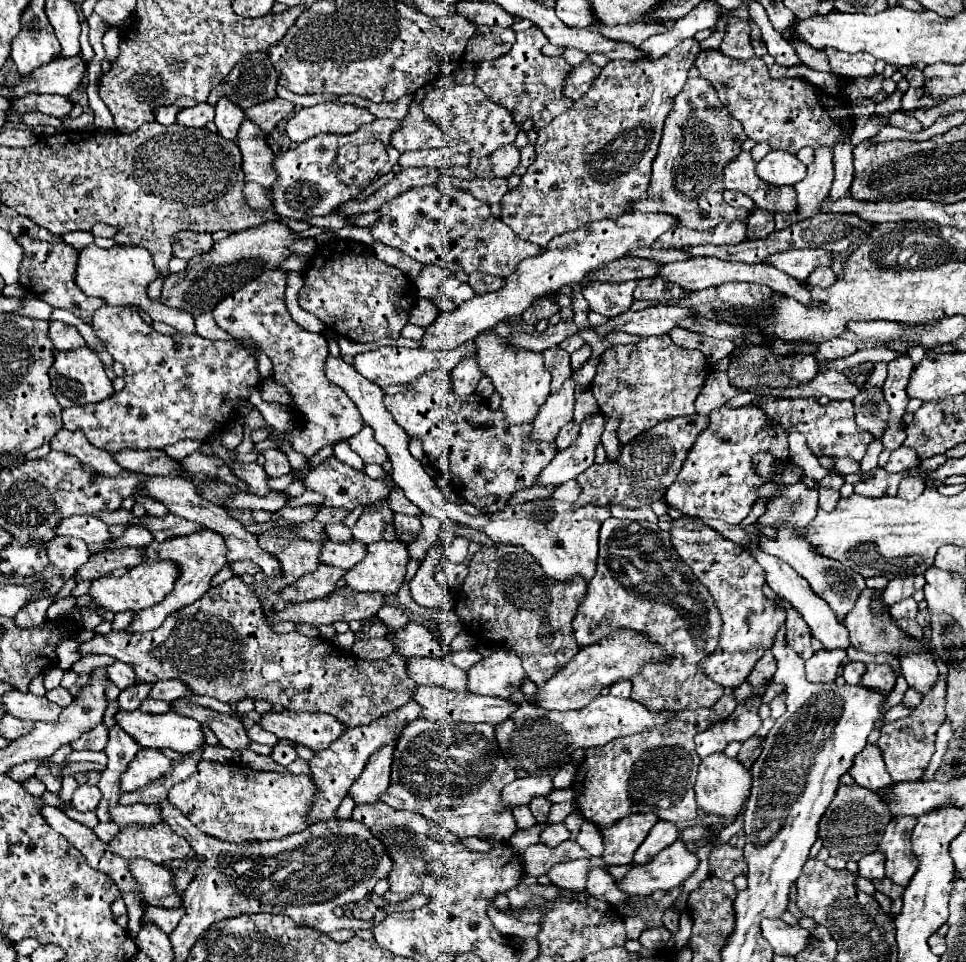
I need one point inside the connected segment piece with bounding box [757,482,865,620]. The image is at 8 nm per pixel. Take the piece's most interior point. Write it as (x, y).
(792, 507)

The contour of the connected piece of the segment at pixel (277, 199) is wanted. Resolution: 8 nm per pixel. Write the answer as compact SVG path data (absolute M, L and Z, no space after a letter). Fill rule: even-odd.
M375 120L371 124L365 124L361 126L357 132L353 134L347 134L347 136L339 136L339 134L319 134L319 136L313 136L309 140L305 140L303 144L299 144L295 150L287 150L285 154L279 154L275 156L273 160L273 168L277 172L277 180L273 182L273 190L271 190L271 204L273 204L273 210L281 216L281 218L293 218L293 220L301 220L305 216L325 216L325 214L331 214L339 204L355 198L363 186L347 186L343 184L337 176L335 176L335 170L333 170L333 164L335 164L335 158L337 158L337 152L341 146L345 144L351 144L351 142L357 142L359 138L373 138L373 140L379 140L385 150L387 150L387 168L393 166L393 162L397 160L391 160L395 158L397 150L393 150L389 146L389 136L393 134L393 130L399 128L401 122L397 120Z

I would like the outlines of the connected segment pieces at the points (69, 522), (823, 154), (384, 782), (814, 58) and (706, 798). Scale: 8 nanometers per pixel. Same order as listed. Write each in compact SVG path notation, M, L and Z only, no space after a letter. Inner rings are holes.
M71 516L71 518L63 520L55 528L55 532L57 532L57 536L79 538L87 544L101 544L101 542L113 540L113 534L109 532L109 526L95 516Z
M817 148L815 160L807 166L807 176L795 184L797 214L775 214L775 228L785 230L791 224L819 214L821 200L829 194L833 182L833 148Z
M393 740L393 744L385 744L381 752L375 752L369 758L363 774L355 780L355 784L349 790L349 796L353 796L357 804L373 804L389 788L389 772L395 746L397 740Z
M793 40L791 42L793 48L797 48L797 54L801 58L801 62L813 70L823 70L823 72L831 72L829 68L829 60L825 56L825 52L819 52L815 48L811 48L809 44L801 44L801 40Z
M717 752L701 760L695 784L697 804L701 810L723 818L737 818L743 812L743 802L749 796L749 788L751 788L751 772L737 758L729 758L723 752Z

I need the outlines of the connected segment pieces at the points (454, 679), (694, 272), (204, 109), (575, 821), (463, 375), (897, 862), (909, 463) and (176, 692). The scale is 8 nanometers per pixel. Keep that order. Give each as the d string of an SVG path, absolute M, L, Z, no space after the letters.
M405 660L405 668L409 672L409 678L415 680L417 684L425 684L425 686L445 686L445 688L451 688L455 692L467 692L465 670L455 668L447 660Z
M689 258L689 260L679 260L679 262L669 262L661 264L661 272L657 274L663 280L671 280L673 284L679 284L687 292L697 292L705 290L711 286L719 286L725 282L755 282L755 284L765 284L773 292L779 292L783 296L791 296L795 300L801 300L803 304L811 304L811 294L805 284L797 282L789 274L769 266L769 264L745 264L745 262L725 262L719 258Z
M197 104L197 106L193 106L193 108L185 108L185 110L181 110L179 114L177 114L177 124L181 124L181 126L187 126L187 128L201 128L201 126L205 126L207 122L211 122L213 120L213 116L215 116L215 110L213 110L213 106L209 106L209 104Z
M571 812L567 818L565 818L565 822L563 822L569 830L571 830L571 840L575 840L577 838L577 832L579 832L579 828L581 828L581 824L583 824L583 816L581 816L581 812Z
M469 356L469 360L461 360L461 364L457 364L457 368L453 368L451 378L453 378L455 394L469 396L475 392L479 380L483 378L483 372L479 370L477 360L473 356Z
M895 816L879 844L879 850L887 856L887 876L903 888L909 884L919 866L917 856L911 852L911 832L915 822L917 818L913 816Z
M905 448L905 450L895 450L891 452L889 462L885 464L887 472L905 472L905 470L913 470L919 464L917 454L913 448Z
M163 680L153 684L151 688L151 698L155 700L165 700L165 702L173 702L177 698L183 696L191 696L193 692L189 692L189 688L185 688L185 684L181 684L181 680Z

